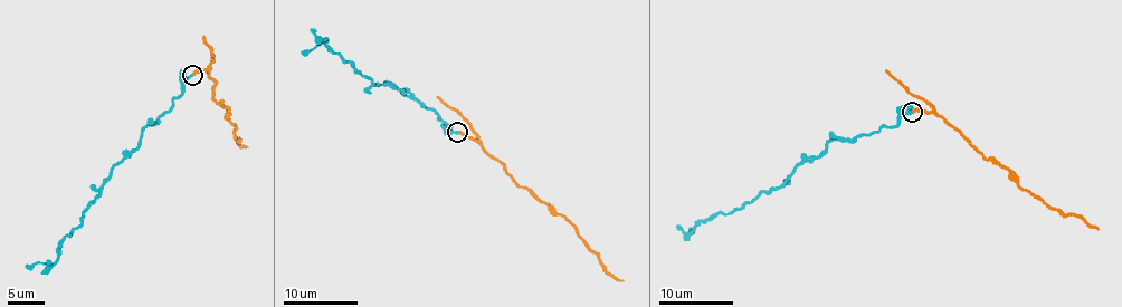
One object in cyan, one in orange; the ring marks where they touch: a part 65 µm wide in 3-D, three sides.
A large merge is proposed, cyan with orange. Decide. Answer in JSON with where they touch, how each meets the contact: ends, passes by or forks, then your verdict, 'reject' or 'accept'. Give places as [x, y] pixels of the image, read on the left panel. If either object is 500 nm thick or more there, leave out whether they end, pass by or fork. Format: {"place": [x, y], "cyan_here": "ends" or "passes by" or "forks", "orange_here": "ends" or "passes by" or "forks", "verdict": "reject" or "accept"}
{"place": [192, 75], "cyan_here": "ends", "orange_here": "ends", "verdict": "accept"}

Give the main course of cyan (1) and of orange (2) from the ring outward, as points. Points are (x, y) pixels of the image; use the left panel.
1: (192, 75), (169, 111), (143, 126), (135, 150), (117, 162), (78, 227), (63, 236), (57, 259), (26, 265)
2: (192, 73), (207, 69), (215, 83), (212, 96), (227, 107), (236, 128), (234, 135), (247, 147)

